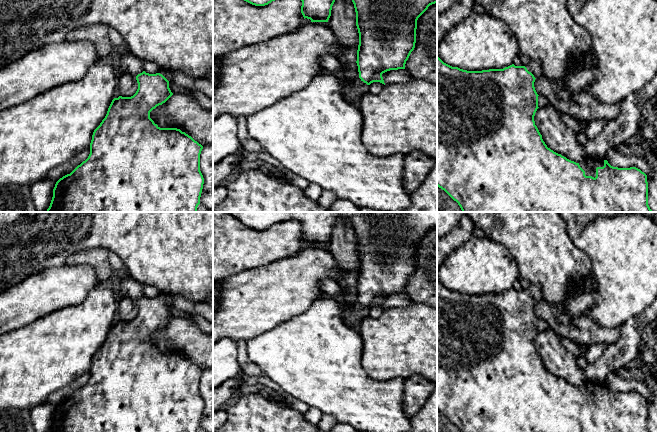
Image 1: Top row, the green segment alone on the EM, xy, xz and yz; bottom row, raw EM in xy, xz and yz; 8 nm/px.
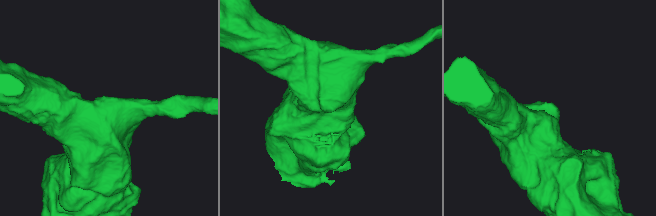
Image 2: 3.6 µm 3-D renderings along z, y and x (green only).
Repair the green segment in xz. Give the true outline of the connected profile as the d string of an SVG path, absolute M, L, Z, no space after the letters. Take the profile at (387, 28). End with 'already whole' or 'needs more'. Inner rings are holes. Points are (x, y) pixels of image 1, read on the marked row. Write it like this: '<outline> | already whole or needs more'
M352 0L356 12L356 26L359 33L357 66L359 78L342 87L344 98L348 102L360 99L369 92L369 85L380 82L385 85L382 74L390 70L405 69L406 61L415 48L418 18L437 0Z | needs more

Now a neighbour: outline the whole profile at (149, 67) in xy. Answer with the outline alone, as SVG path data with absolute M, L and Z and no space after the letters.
M143 61L143 68L146 73L156 74L159 73L159 66L151 61Z

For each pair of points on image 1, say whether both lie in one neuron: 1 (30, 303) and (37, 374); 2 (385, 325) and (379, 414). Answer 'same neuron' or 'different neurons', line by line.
1: different neurons
2: different neurons

